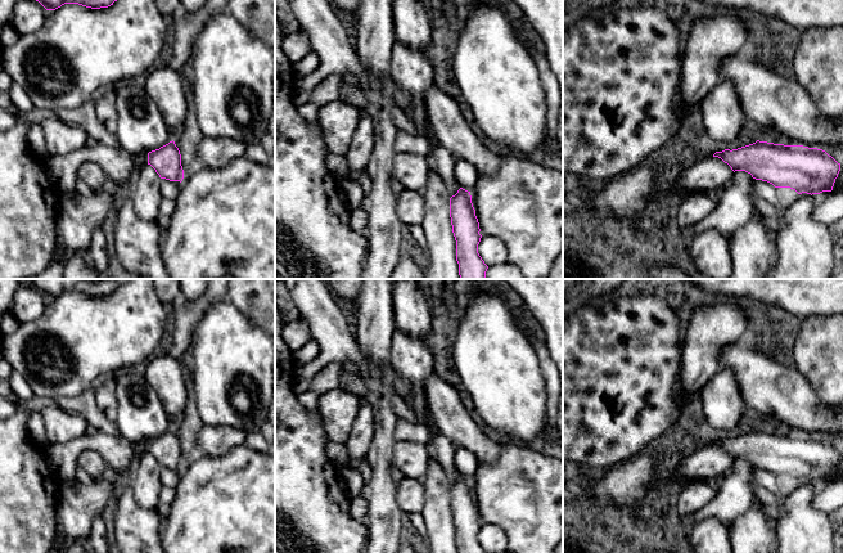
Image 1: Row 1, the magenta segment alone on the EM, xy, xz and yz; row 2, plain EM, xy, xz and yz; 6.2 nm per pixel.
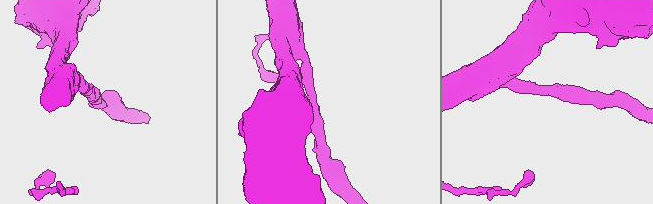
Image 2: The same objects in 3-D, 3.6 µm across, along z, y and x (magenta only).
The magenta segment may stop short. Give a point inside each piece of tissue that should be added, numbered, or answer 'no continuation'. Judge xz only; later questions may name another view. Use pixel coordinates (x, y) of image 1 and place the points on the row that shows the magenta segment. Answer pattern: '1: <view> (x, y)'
no continuation

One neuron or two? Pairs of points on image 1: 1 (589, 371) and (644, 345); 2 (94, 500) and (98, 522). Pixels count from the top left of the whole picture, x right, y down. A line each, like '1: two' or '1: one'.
1: one
2: two

